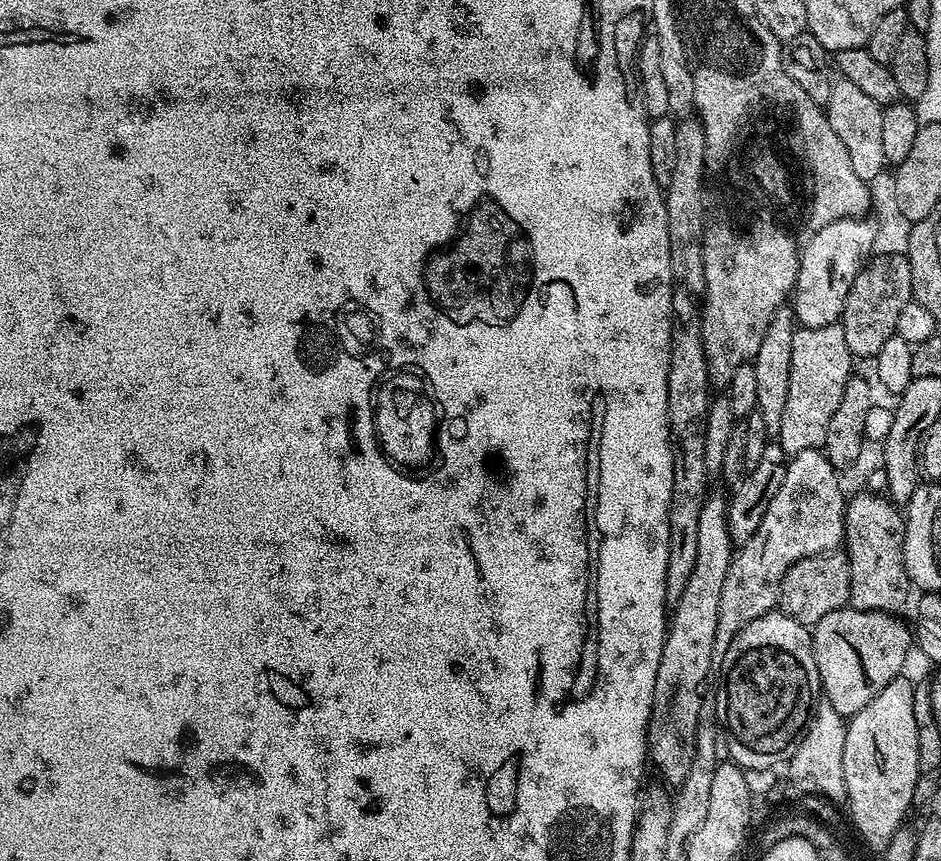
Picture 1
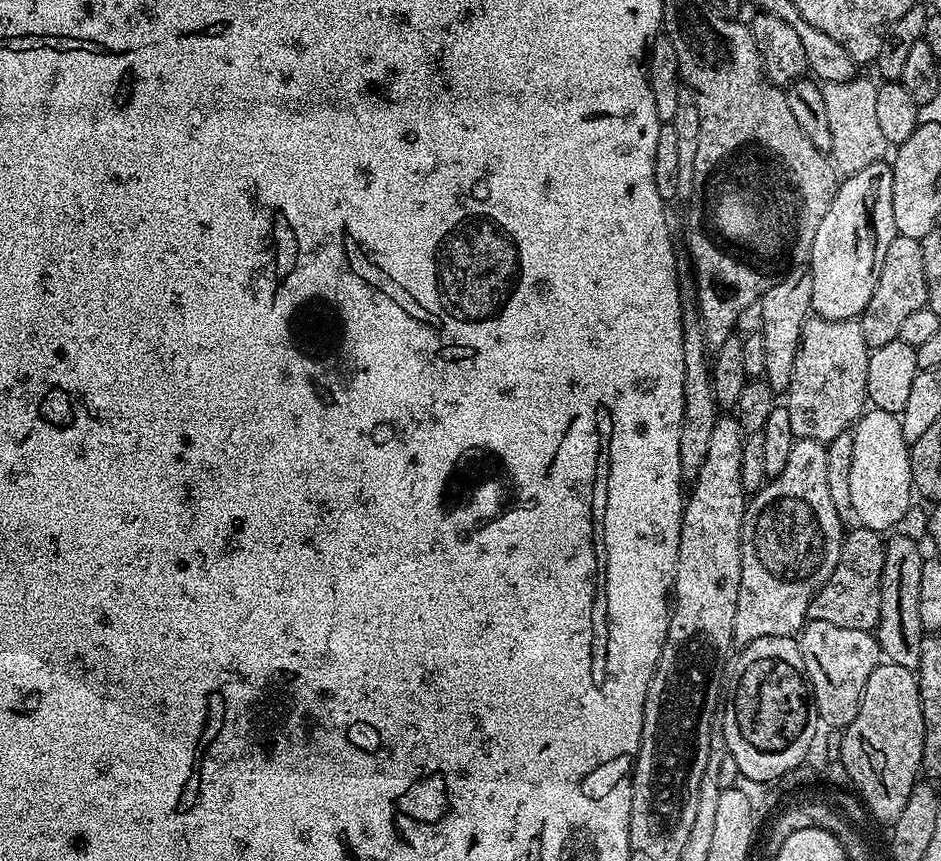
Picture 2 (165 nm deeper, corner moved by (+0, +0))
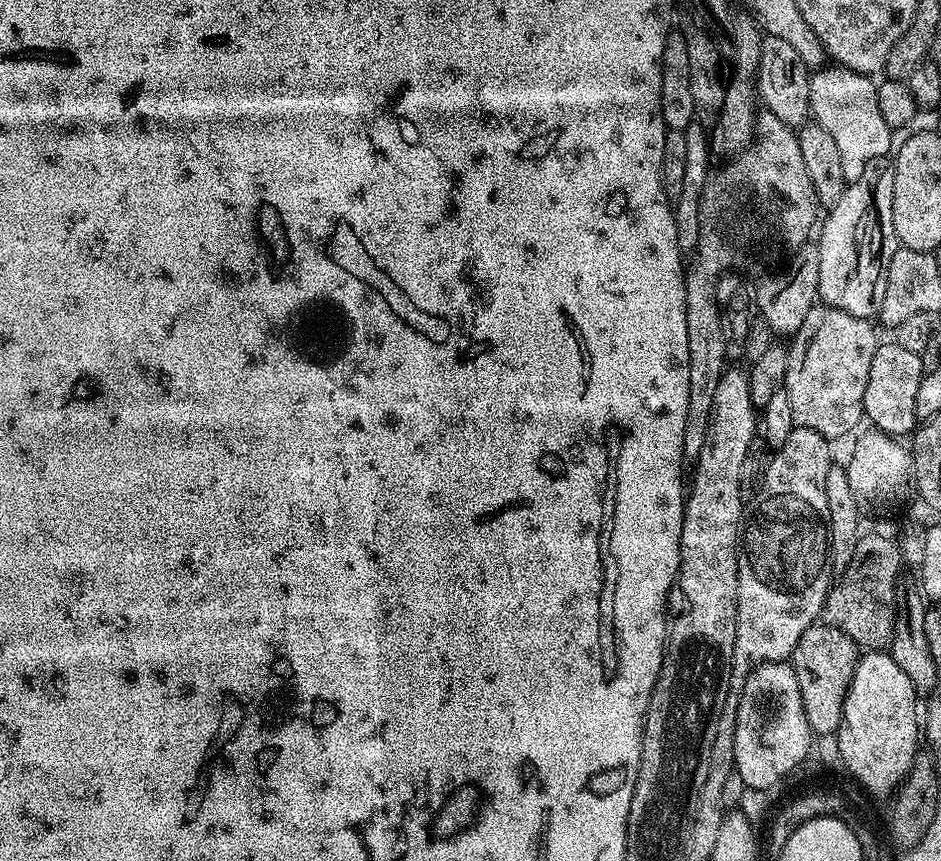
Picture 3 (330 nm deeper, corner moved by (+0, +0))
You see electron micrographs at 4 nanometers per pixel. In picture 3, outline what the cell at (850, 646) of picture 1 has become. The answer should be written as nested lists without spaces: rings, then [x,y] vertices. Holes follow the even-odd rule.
[[[814,623],[804,631],[802,638],[798,638],[790,663],[798,678],[798,690],[802,690],[802,710],[806,714],[806,722],[817,737],[839,732],[844,699],[852,684],[857,659],[858,649],[854,641],[829,624]]]

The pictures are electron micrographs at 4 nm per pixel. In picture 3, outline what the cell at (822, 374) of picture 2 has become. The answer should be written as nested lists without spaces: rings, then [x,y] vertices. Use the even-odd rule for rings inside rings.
[[[825,303],[813,306],[810,314],[806,314],[806,322],[802,322],[800,329],[791,337],[792,342],[787,345],[788,365],[782,387],[786,398],[790,398],[790,414],[795,427],[809,428],[825,438],[833,438],[846,435],[859,420],[865,419],[866,382],[870,378],[870,362],[874,359],[878,343],[872,326],[872,320],[846,314],[846,310],[838,310]]]

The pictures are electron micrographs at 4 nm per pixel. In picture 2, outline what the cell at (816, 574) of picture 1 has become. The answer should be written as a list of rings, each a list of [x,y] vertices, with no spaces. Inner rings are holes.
[[[861,526],[843,537],[834,574],[816,592],[808,607],[808,620],[830,622],[839,628],[872,632],[880,622],[880,582],[884,569],[885,537]]]

